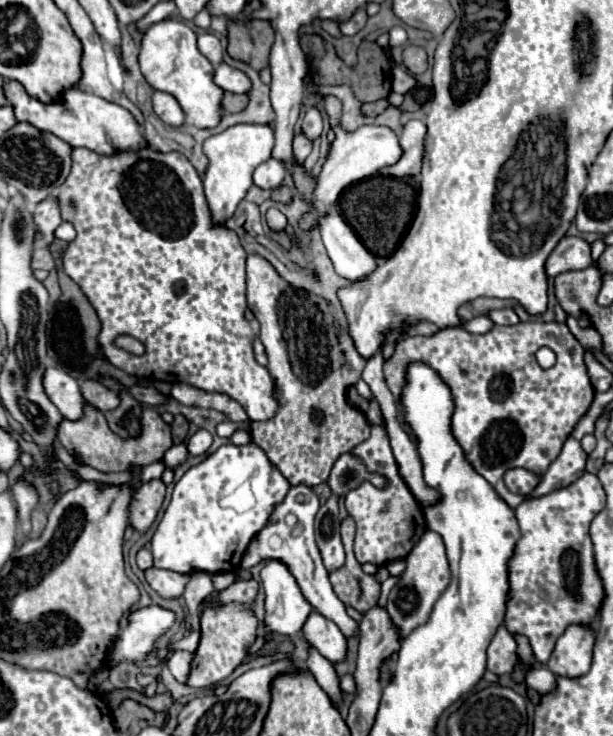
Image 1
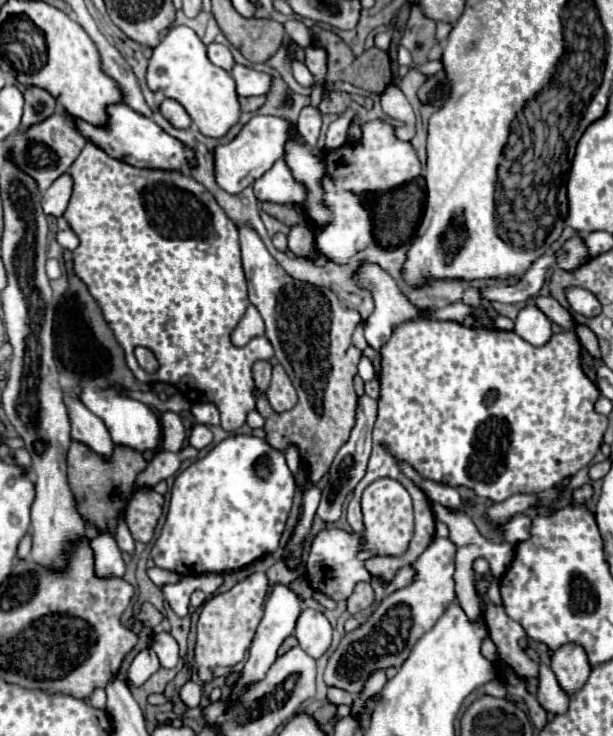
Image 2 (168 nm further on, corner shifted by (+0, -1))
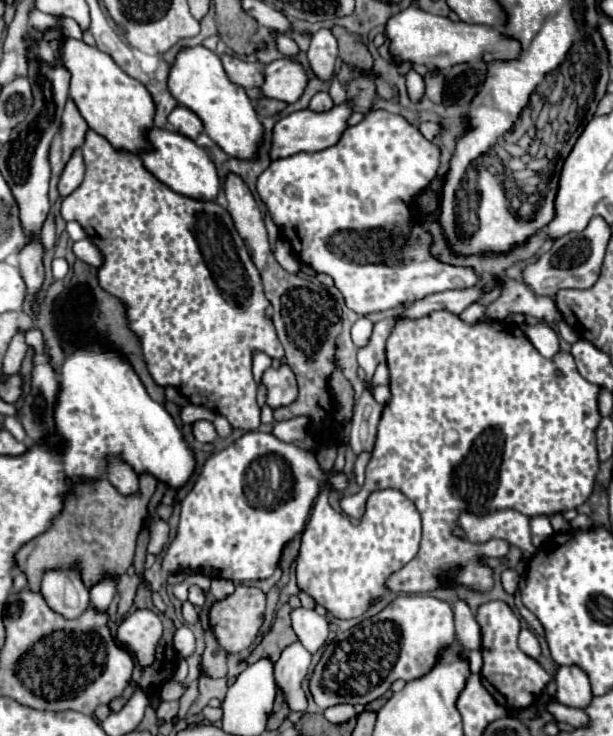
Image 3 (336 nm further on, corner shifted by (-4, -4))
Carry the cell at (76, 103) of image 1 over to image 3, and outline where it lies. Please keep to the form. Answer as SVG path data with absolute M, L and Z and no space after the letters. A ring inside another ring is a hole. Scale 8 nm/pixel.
M152 129L148 133L148 141L154 145L154 151L140 153L140 157L142 157L144 167L154 177L158 177L170 189L174 189L176 193L182 193L186 197L194 197L198 201L216 201L222 185L218 179L216 165L212 163L212 159L208 157L208 153L202 147L198 147L188 137L174 133L174 131L166 131L166 129Z

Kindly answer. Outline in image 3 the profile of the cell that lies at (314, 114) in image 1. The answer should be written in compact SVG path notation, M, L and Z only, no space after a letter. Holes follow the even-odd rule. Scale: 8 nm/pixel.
M320 29L314 33L310 49L308 49L308 61L312 71L320 79L332 77L336 69L336 57L338 57L338 45L330 29Z

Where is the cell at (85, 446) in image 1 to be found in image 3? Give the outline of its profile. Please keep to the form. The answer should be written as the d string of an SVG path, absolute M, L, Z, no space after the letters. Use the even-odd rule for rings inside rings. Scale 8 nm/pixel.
M148 473L140 475L140 493L124 497L108 479L76 485L74 495L64 503L64 511L54 519L52 527L28 541L14 555L16 567L28 577L28 587L40 591L42 573L50 569L78 569L84 585L90 589L104 577L120 577L128 571L134 559L136 539L148 515L146 507L156 489L156 479Z

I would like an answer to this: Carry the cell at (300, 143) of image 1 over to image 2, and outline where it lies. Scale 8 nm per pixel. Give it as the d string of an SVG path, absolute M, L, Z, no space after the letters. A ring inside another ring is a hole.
M308 106L300 112L300 120L296 124L296 130L306 146L310 146L310 148L316 146L318 136L320 136L320 126L322 126L322 118L320 118L318 108Z

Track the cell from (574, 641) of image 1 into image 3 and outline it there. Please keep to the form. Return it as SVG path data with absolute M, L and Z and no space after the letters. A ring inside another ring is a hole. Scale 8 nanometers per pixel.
M572 665L572 667L560 667L556 673L556 693L548 695L548 701L558 701L560 705L566 707L576 707L576 709L586 709L586 705L590 705L592 701L592 689L590 689L590 681L588 675Z

